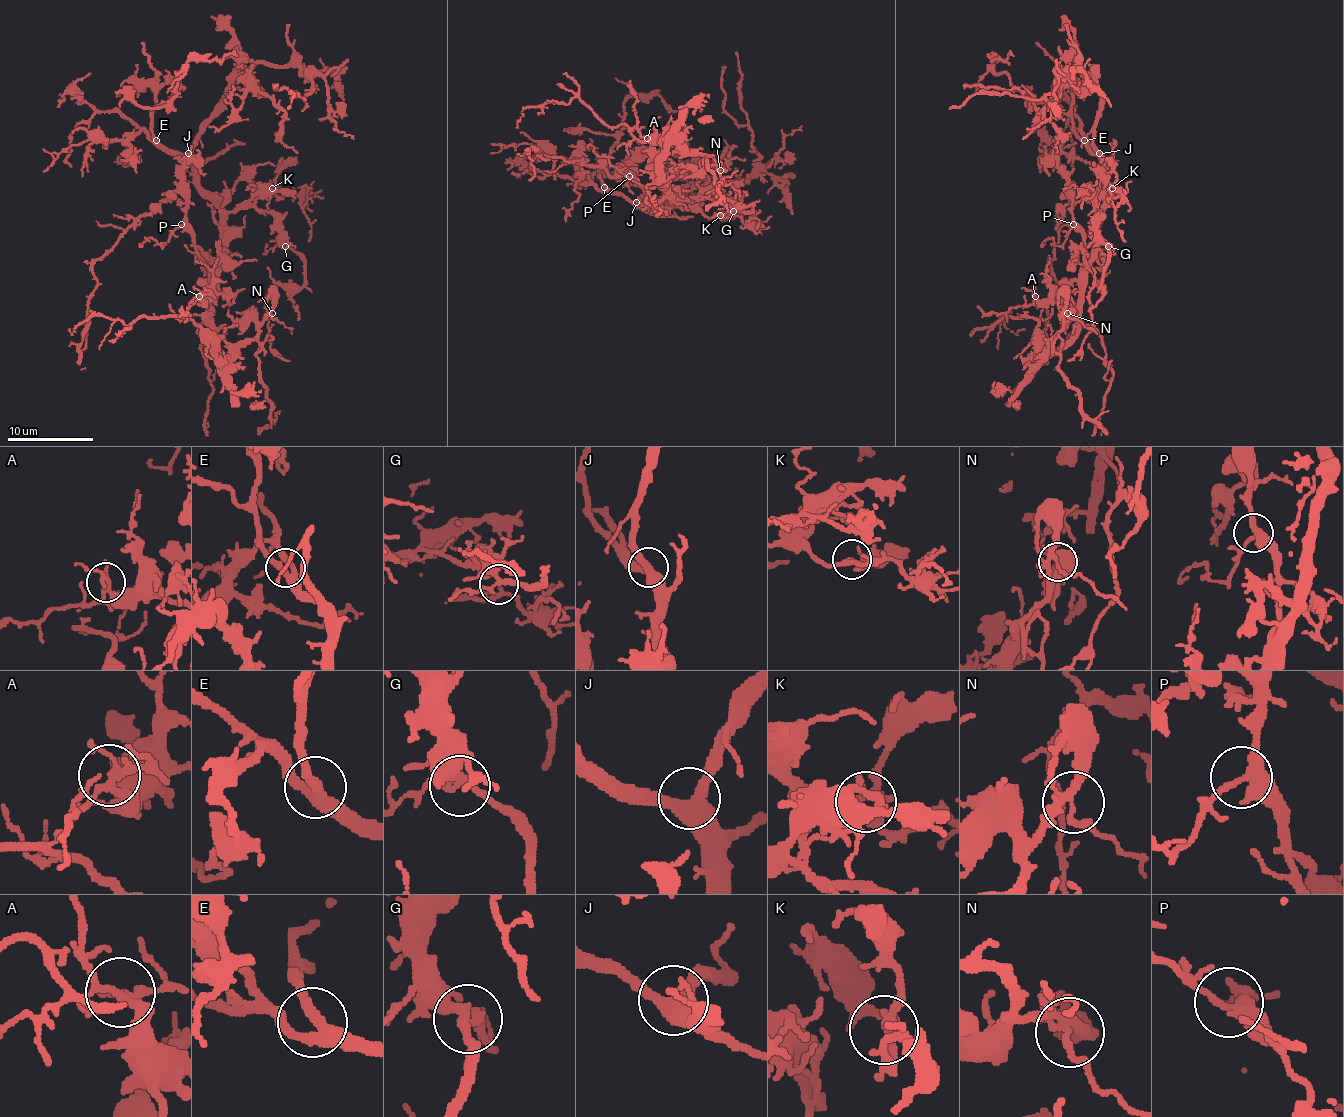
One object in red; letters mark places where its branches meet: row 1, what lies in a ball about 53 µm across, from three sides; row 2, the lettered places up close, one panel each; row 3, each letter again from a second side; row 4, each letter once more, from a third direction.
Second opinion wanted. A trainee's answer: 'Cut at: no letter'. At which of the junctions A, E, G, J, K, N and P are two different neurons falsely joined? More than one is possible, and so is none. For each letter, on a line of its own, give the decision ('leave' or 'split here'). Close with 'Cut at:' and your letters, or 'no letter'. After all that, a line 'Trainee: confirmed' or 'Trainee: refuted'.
A: leave
E: leave
G: leave
J: leave
K: leave
N: leave
P: leave
Cut at: no letter
Trainee: confirmed

